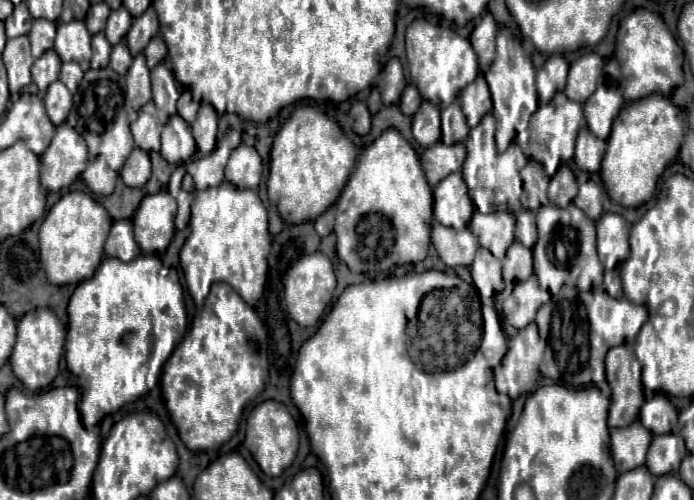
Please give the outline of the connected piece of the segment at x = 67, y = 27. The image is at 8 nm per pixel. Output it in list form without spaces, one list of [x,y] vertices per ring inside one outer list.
[[[58,22],[54,50],[62,62],[78,62],[82,70],[90,70],[90,32],[84,22]]]

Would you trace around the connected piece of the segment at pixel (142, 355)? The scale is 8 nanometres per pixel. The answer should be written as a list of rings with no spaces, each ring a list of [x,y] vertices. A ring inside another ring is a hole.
[[[140,254],[138,258],[134,258],[132,262],[122,262],[118,258],[104,258],[100,268],[96,270],[96,274],[92,278],[88,278],[86,282],[80,282],[78,288],[74,290],[74,294],[70,296],[68,302],[68,334],[66,334],[66,346],[64,346],[64,356],[66,356],[66,364],[68,370],[72,374],[76,374],[82,382],[82,404],[80,404],[80,413],[83,421],[96,424],[100,422],[104,416],[114,414],[116,410],[120,410],[124,404],[144,396],[156,385],[158,385],[163,365],[174,350],[174,346],[184,338],[184,334],[188,329],[188,319],[186,310],[184,310],[184,292],[179,282],[178,275],[173,268],[164,266],[158,256]]]

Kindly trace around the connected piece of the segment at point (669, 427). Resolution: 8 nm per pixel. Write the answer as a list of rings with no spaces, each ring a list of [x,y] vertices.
[[[654,396],[652,400],[644,402],[640,410],[640,422],[654,434],[668,434],[676,428],[676,408],[666,400],[666,396]]]

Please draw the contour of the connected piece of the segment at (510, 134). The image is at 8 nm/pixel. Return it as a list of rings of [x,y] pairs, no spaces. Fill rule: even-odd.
[[[502,28],[496,36],[496,56],[490,70],[484,74],[492,92],[494,102],[494,118],[496,118],[496,144],[498,150],[506,150],[510,142],[516,138],[516,130],[525,130],[532,114],[538,108],[536,94],[536,68],[531,58],[522,48],[518,40],[508,28]]]

